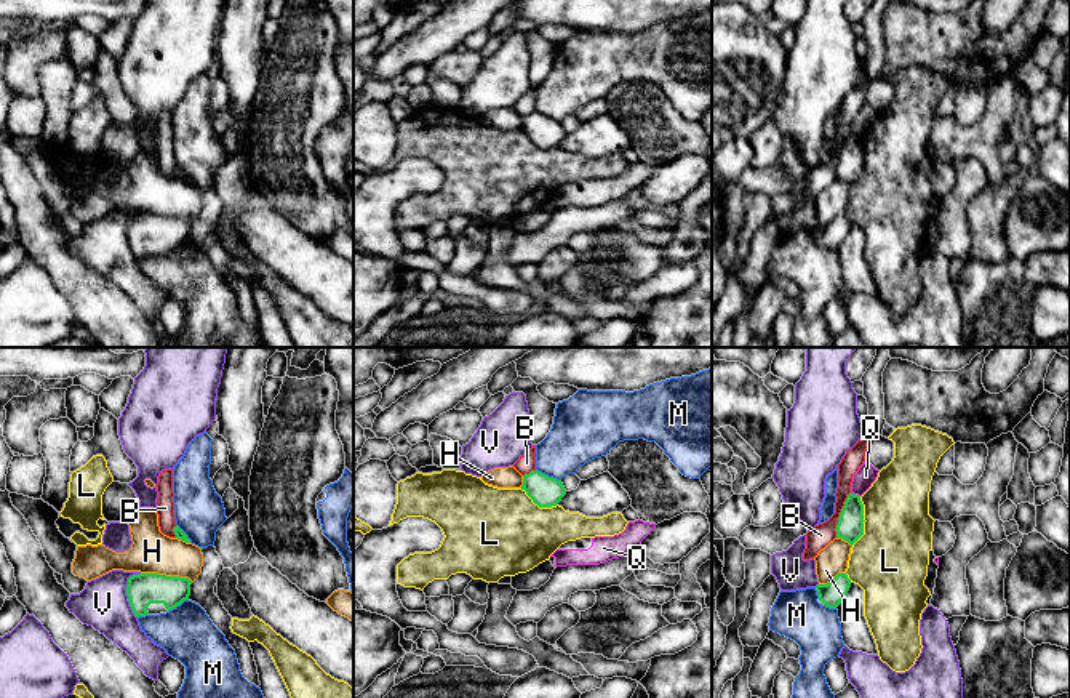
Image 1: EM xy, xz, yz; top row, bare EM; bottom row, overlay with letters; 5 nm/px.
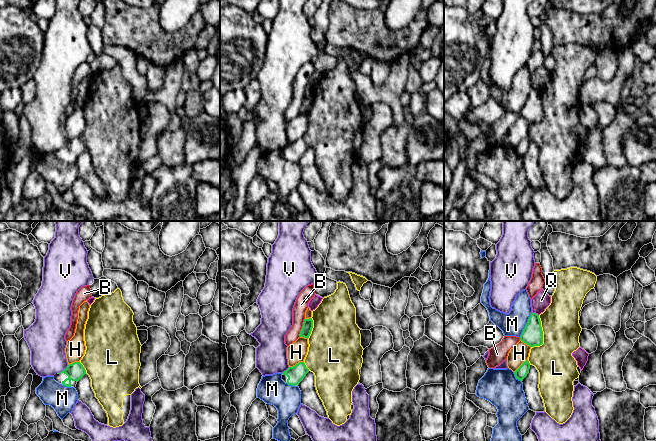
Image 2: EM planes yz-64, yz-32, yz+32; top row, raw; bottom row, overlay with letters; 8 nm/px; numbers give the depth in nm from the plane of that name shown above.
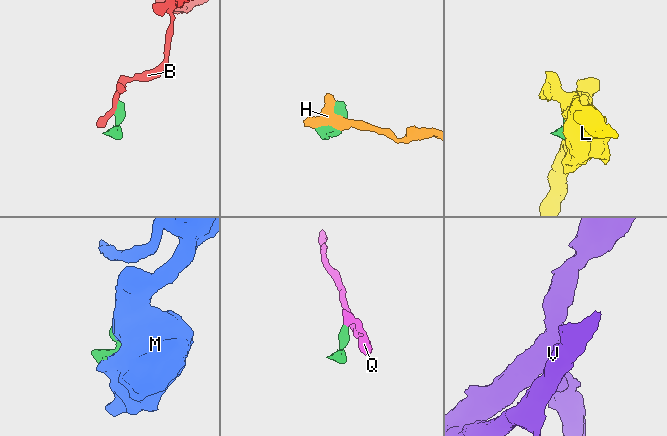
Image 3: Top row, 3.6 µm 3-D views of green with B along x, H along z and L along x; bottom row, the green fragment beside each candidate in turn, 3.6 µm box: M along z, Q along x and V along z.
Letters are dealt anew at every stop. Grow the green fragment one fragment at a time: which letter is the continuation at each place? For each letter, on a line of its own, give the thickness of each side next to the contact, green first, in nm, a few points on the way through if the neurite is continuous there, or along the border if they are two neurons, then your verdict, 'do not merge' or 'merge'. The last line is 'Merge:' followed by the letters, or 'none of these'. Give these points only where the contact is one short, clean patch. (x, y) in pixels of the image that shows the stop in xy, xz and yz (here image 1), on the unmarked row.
B: 140/110 nm | along yz (850, 133), (838, 159), (835, 178) | do not merge
H: 160/200 nm | do not merge
L: 140/380 nm | do not merge
M: 160/280 nm | do not merge
Q: 140/100 nm | along yz (851, 133), (859, 138) | do not merge
V: 160/240 nm | along xy (139, 213), (128, 220), (127, 228), (128, 247), (138, 258) | do not merge
Merge: none of these

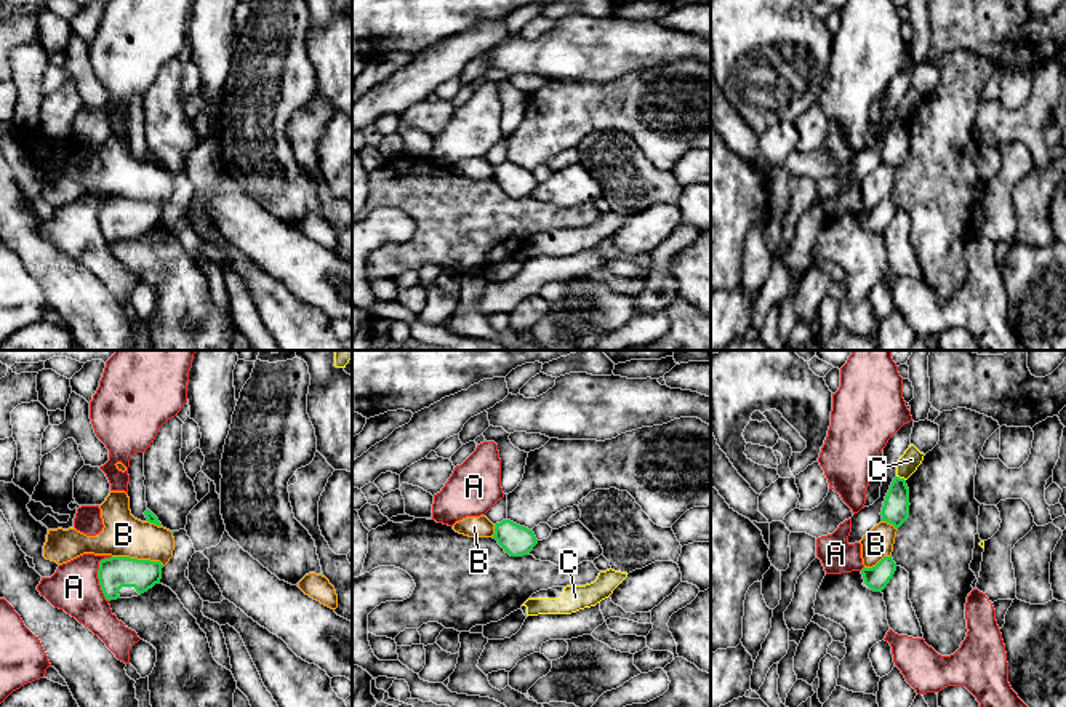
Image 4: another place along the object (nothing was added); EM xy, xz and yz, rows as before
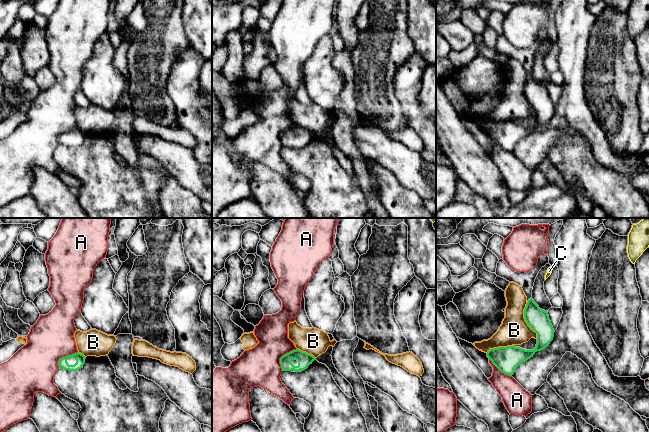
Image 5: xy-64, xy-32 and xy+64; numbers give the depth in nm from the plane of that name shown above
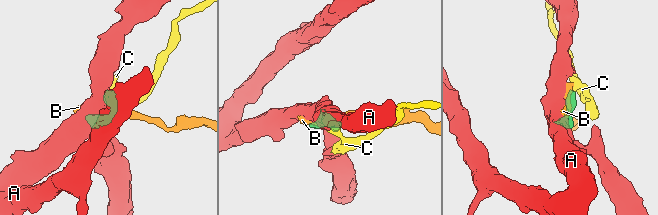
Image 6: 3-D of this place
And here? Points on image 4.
A: 160/240 nm | along xy (111, 197), (100, 203), (98, 211), (100, 231), (109, 242) | do not merge
B: 160/200 nm | do not merge
C: 140/100 nm | along yz (897, 117), (905, 122) | do not merge
Merge: none of these

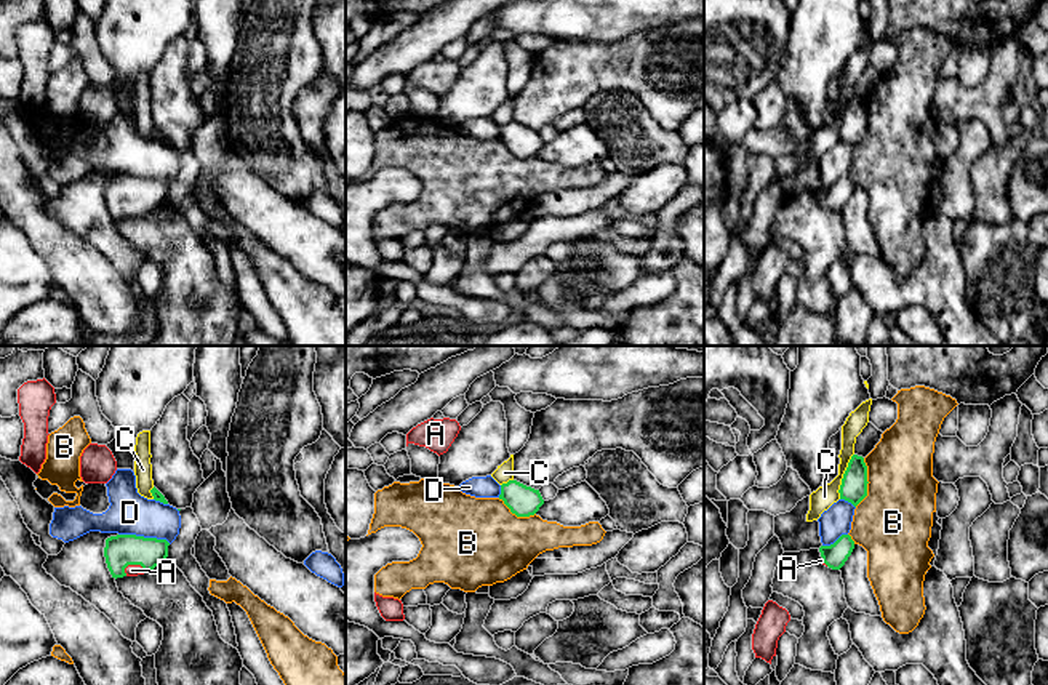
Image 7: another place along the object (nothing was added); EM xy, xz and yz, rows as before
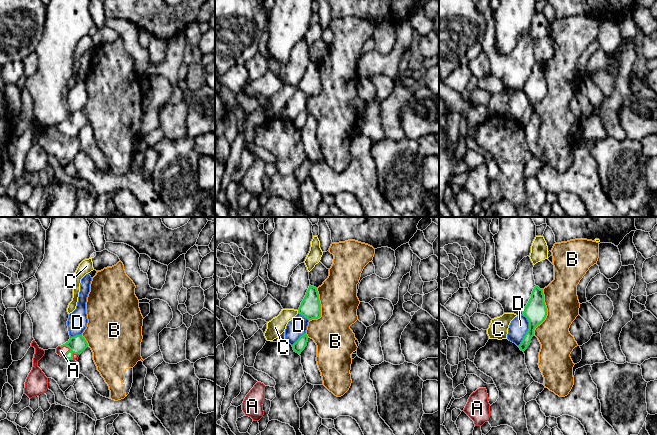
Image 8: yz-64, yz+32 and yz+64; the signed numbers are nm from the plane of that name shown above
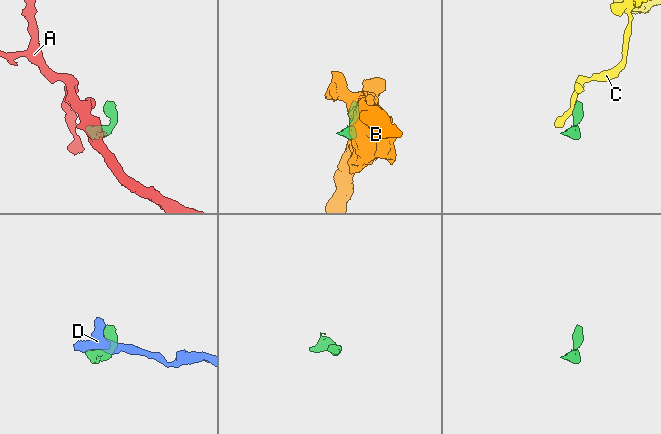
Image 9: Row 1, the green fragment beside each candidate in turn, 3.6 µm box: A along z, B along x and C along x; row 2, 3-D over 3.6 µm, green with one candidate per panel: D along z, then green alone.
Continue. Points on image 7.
A: 160/60 nm | across xy (120, 192), (135, 205), (132, 212) | merge
B: 140/380 nm | do not merge
C: 140/110 nm | along yz (853, 95), (842, 120), (839, 140) | do not merge
D: 160/200 nm | do not merge
Merge: A

